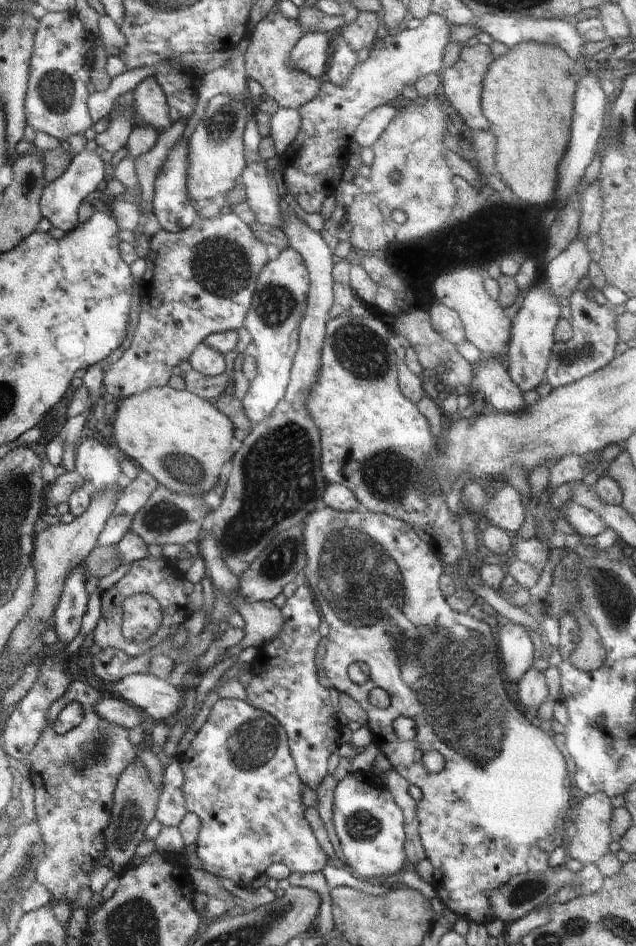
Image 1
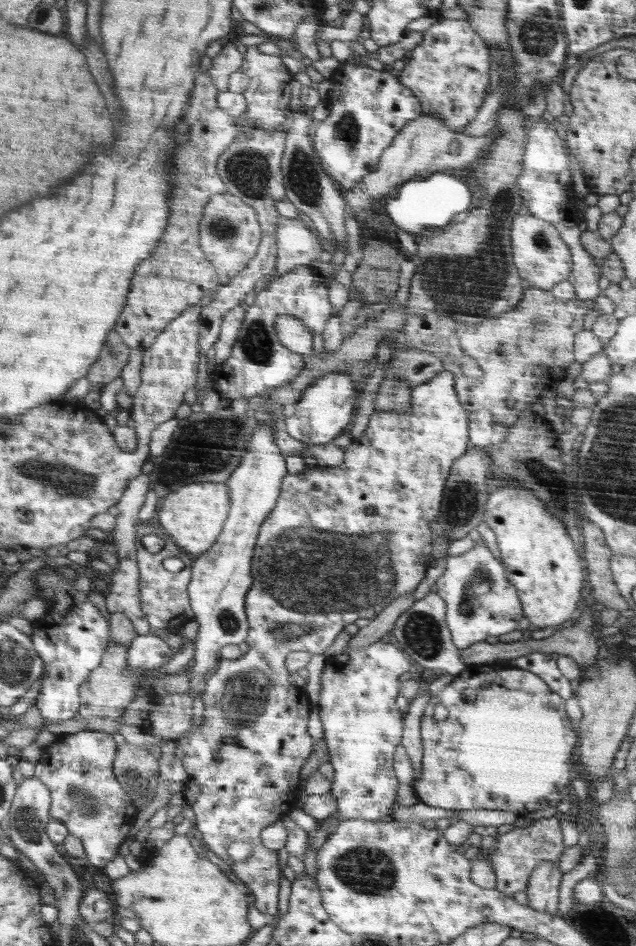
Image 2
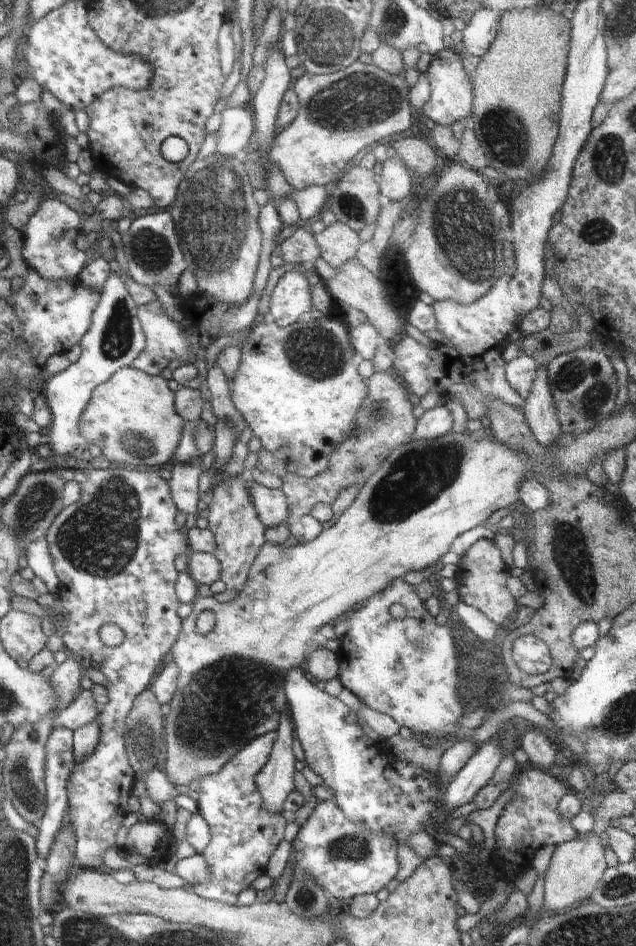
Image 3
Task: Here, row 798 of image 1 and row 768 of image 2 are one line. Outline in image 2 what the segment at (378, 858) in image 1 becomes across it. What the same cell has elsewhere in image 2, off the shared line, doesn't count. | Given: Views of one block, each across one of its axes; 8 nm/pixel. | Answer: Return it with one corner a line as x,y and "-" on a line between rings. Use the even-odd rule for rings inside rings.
375,642
362,650
354,650
347,646
342,654
338,656
332,656
326,660
324,669
322,669
321,686
319,702
316,705
317,711
323,724
324,740
329,750
330,760
329,762
334,767
335,773
333,776
333,790
329,793
334,795
337,800
337,812
334,816
336,822
348,821
351,819
361,820
374,820
379,821
380,818
385,816
392,816
396,811
397,804
397,790
399,787
399,780
396,778
394,770
392,770
392,764
394,764
394,753
396,752
396,746
402,742
402,714
398,712
398,706
396,706
396,696
398,696
398,678
411,670
410,659
406,656
406,652
400,652
398,648
394,648
392,644
388,642

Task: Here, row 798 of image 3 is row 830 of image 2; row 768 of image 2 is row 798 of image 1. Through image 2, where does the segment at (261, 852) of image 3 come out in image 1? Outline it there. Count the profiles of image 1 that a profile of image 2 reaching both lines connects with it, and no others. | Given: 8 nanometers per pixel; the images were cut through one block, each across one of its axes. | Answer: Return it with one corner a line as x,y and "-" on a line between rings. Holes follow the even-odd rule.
221,698
213,706
207,723
195,736
187,751
180,755
180,765
184,767
186,777
184,790
187,798
187,807
190,811
198,813
198,816
201,816
204,824
199,840
196,842
196,854
199,856
203,868
209,873
221,876
222,878
231,878
238,886
249,889
250,886
252,886
252,881
264,873
270,864
274,864
275,862
281,862
284,866
287,866
291,872
296,871
299,873
318,872
327,865
326,860
328,860
328,858
326,858
326,854
324,854
322,848
318,846
318,842
316,842
316,838
314,838
308,822
306,822
304,816
302,816
304,806
302,806
302,800
300,800
300,786
302,786
303,782
301,778
298,778
298,774
296,774
297,768
294,768
295,760
292,760
292,750
288,750
288,743
288,733
276,717
273,717
270,713
262,709
257,709
246,701

